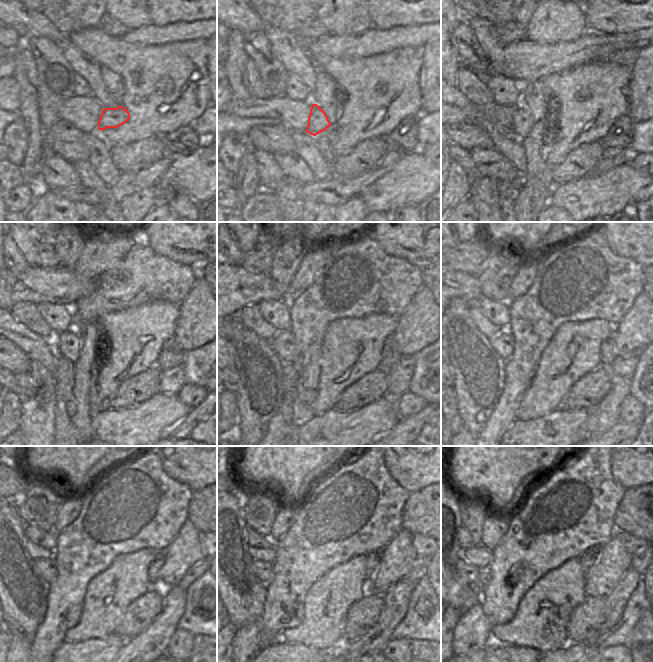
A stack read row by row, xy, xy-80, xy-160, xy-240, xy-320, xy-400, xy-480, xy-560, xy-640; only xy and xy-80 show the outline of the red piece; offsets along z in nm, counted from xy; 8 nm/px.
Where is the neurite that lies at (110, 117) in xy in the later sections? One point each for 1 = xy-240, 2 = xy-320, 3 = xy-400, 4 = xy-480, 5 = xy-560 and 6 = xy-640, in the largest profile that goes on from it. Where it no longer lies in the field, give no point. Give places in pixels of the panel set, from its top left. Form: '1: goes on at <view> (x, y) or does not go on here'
1: goes on at xy-240 (68, 342)
2: goes on at xy-320 (284, 344)
3: goes on at xy-400 (503, 343)
4: goes on at xy-480 (46, 567)
5: goes on at xy-560 (262, 570)
6: goes on at xy-640 (466, 573)

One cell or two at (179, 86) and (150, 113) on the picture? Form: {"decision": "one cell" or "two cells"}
{"decision": "one cell"}

